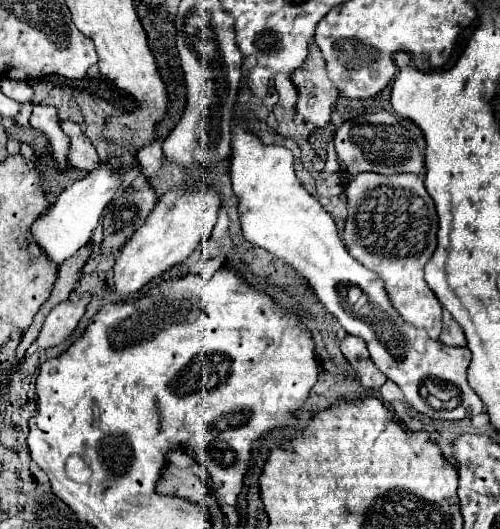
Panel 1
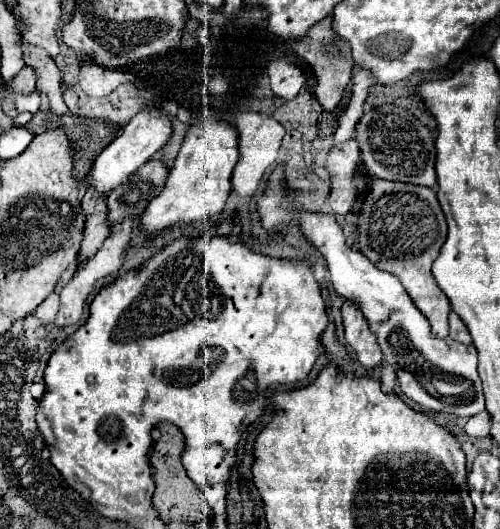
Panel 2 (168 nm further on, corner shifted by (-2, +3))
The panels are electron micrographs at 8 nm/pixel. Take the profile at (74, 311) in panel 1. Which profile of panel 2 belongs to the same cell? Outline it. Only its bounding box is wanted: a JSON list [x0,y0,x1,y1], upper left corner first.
[56,216,134,326]

